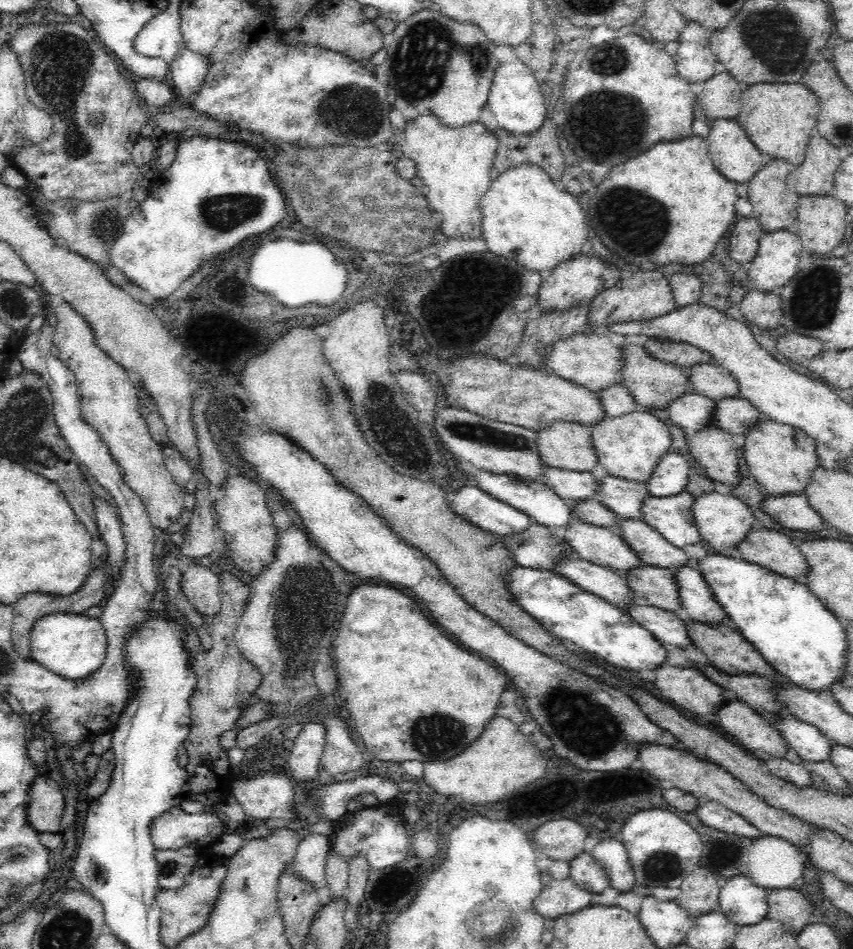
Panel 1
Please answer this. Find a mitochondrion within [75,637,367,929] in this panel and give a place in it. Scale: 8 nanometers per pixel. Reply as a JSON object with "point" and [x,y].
{"point":[169,868]}

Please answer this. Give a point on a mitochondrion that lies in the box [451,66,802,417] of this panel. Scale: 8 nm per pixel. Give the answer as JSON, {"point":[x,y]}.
{"point":[611,120]}

